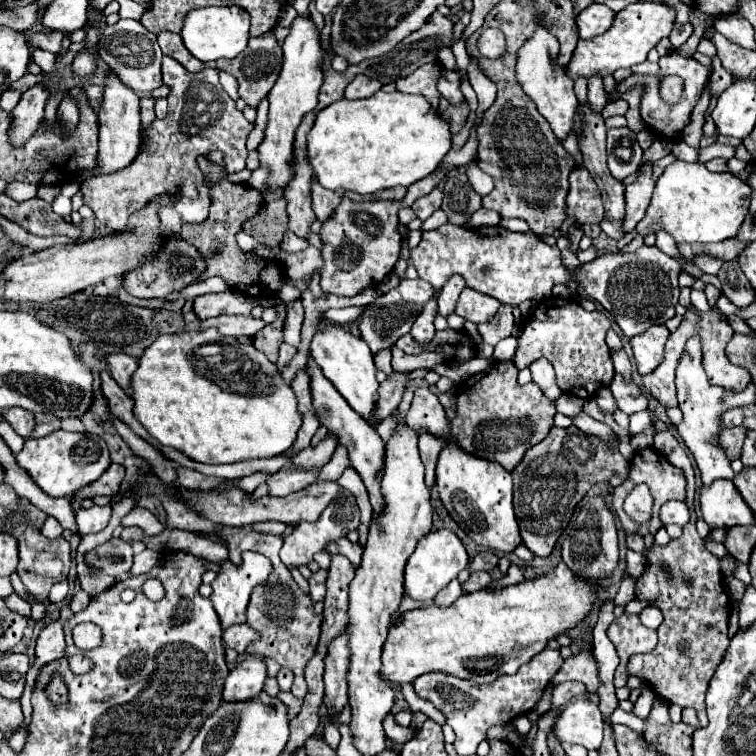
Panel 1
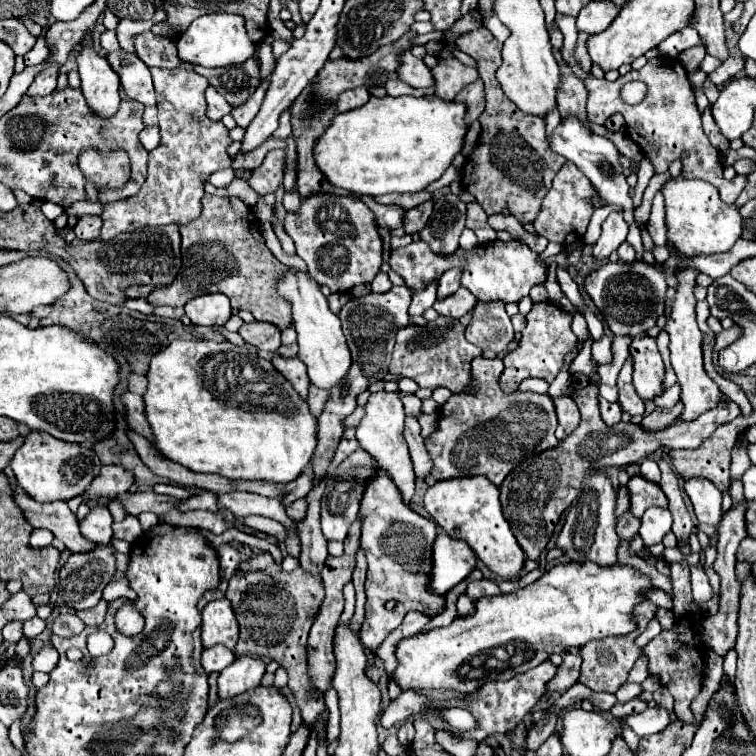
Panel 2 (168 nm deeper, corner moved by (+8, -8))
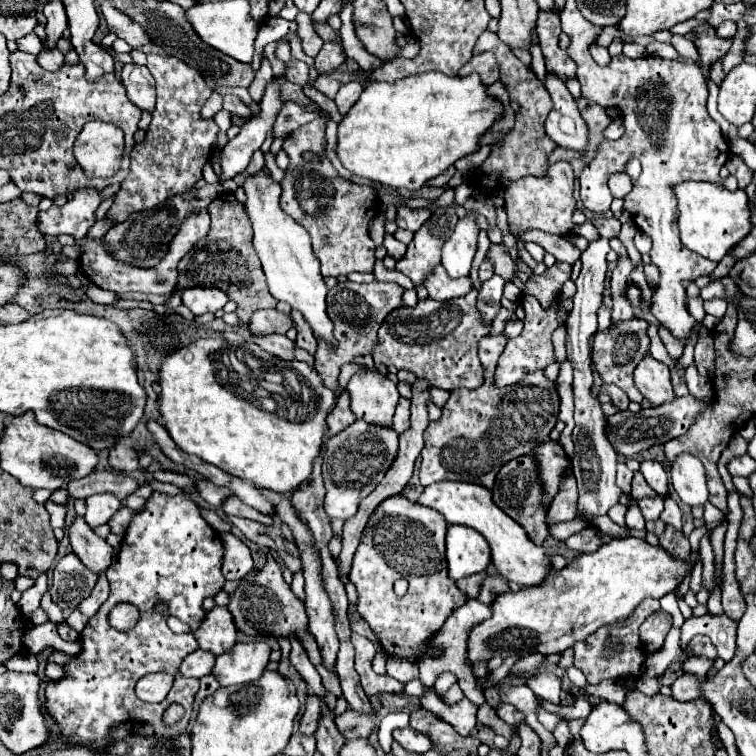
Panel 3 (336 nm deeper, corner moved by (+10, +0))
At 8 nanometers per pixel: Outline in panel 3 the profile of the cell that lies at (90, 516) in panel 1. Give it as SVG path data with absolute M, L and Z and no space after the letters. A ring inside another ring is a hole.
M103 493L103 495L91 495L87 497L87 513L85 513L85 521L91 529L107 523L113 513L121 507L119 499L111 493Z

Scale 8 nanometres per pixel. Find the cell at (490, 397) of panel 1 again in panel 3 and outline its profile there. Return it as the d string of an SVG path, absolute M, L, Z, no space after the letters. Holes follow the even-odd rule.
M483 337L479 341L479 359L485 369L485 383L473 391L451 391L449 401L443 405L439 421L431 421L425 429L425 447L421 451L421 485L427 487L437 481L469 481L493 487L497 469L507 461L527 455L537 445L549 439L551 429L559 417L559 395L553 381L543 377L543 371L531 373L517 385L499 389L493 383L493 371L507 339Z

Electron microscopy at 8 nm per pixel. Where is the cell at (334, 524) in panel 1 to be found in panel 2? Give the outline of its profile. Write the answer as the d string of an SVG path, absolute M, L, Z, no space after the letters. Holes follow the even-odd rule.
M357 449L355 453L351 453L335 471L331 477L327 477L327 487L323 493L323 501L321 501L321 531L327 539L337 539L343 541L347 537L349 525L357 519L357 511L359 511L359 503L363 499L365 487L369 483L369 479L373 479L373 473L377 475L381 471L379 463L375 459L369 457L367 451Z

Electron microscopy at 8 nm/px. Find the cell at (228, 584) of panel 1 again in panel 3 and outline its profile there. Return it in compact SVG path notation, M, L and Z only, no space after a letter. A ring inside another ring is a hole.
M215 605L207 611L201 627L195 631L195 639L205 651L213 651L215 655L227 653L237 641L237 629L229 609Z

